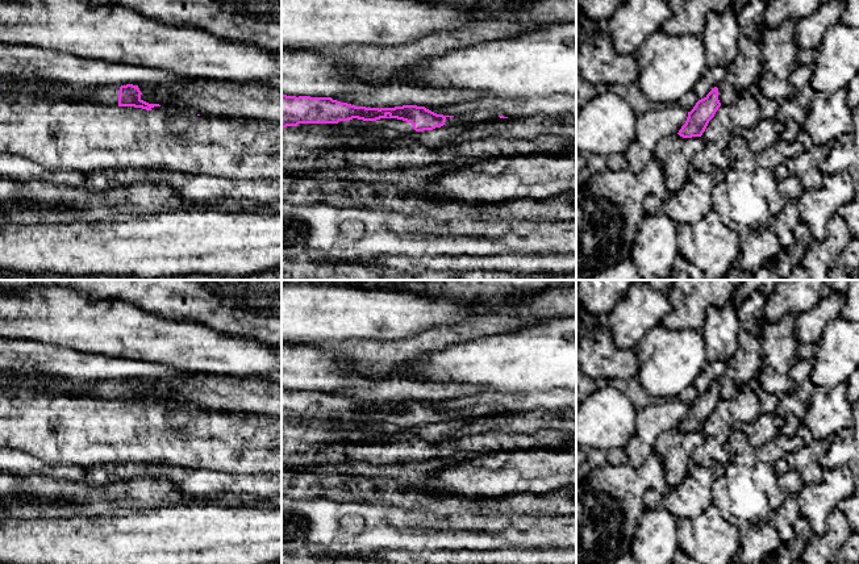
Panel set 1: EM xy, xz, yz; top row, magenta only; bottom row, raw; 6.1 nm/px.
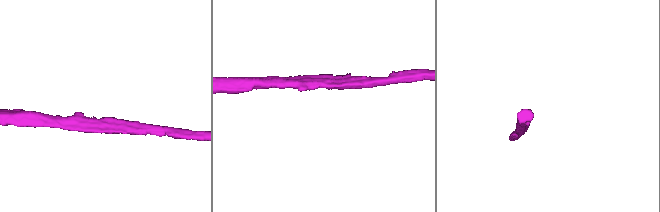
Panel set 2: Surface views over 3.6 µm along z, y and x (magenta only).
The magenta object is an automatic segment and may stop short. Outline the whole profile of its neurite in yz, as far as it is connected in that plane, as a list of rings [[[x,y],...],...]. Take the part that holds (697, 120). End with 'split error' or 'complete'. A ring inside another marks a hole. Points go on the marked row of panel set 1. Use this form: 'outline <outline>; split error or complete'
outline [[[714,87],[704,99],[696,103],[693,109],[688,112],[687,121],[677,133],[680,137],[692,138],[702,135],[709,121],[721,106],[718,95],[718,88]]]; complete

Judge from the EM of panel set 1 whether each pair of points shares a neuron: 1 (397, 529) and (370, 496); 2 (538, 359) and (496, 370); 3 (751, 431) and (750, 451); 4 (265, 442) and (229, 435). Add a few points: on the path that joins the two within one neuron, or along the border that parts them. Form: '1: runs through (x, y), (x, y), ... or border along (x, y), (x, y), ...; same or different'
1: border along (346, 501), (380, 502), (407, 508); different
2: runs through (528, 360), (507, 364); same
3: border along (733, 427), (739, 430), (755, 450); different
4: runs through (255, 442), (238, 442); same

